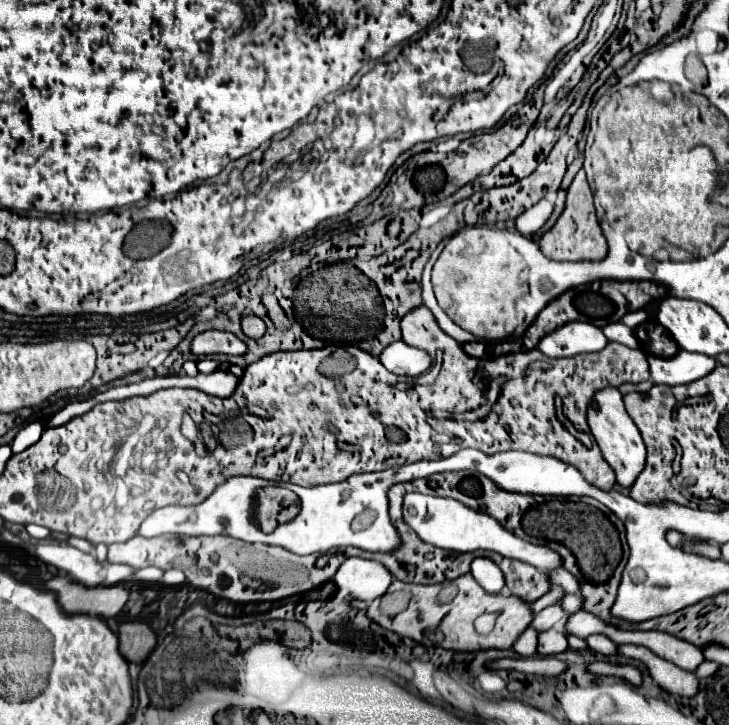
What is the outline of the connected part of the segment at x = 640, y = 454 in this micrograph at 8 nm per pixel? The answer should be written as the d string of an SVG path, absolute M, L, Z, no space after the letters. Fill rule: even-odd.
M609 387L609 389L597 391L591 405L589 405L587 419L589 419L591 435L595 437L595 441L601 449L605 461L609 463L609 467L615 471L617 485L631 487L633 481L639 477L639 473L645 467L645 445L643 445L639 429L635 427L635 423L631 421L631 417L625 411L623 395L619 393L619 389Z

